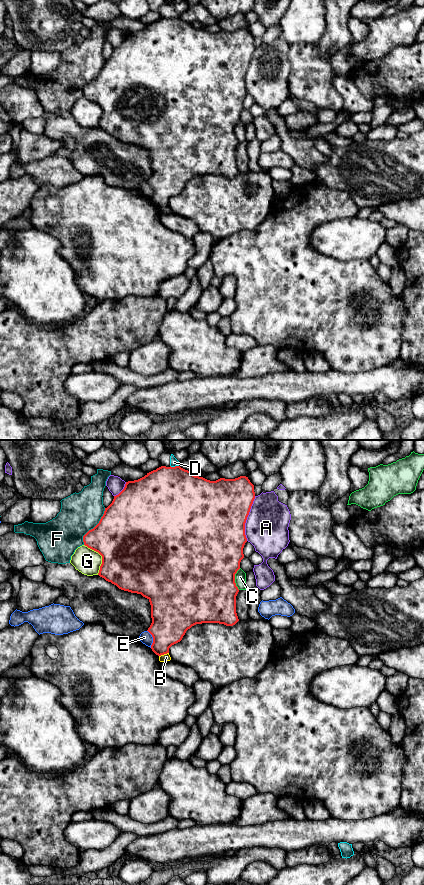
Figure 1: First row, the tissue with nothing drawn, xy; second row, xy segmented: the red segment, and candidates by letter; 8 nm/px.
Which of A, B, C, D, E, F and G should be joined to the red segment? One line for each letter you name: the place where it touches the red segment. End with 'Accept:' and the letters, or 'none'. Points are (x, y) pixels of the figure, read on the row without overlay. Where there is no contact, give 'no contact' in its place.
Accept: none

